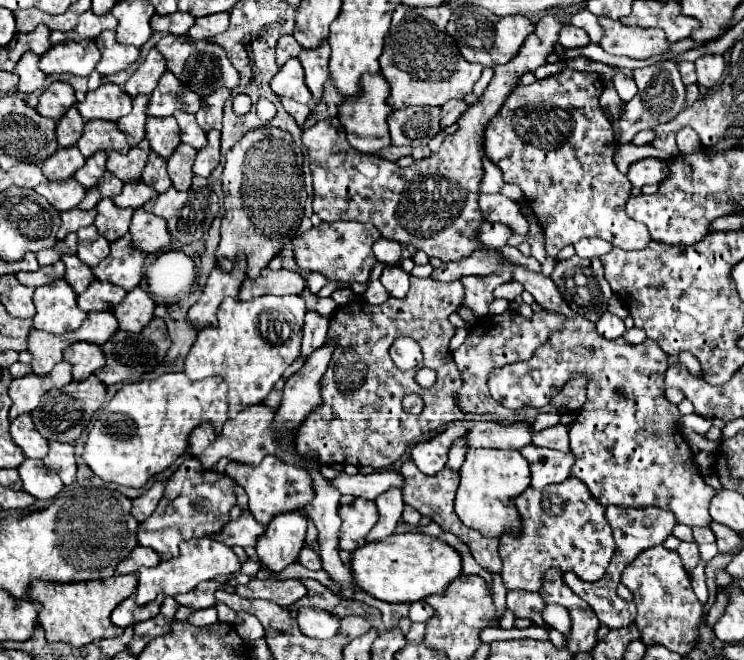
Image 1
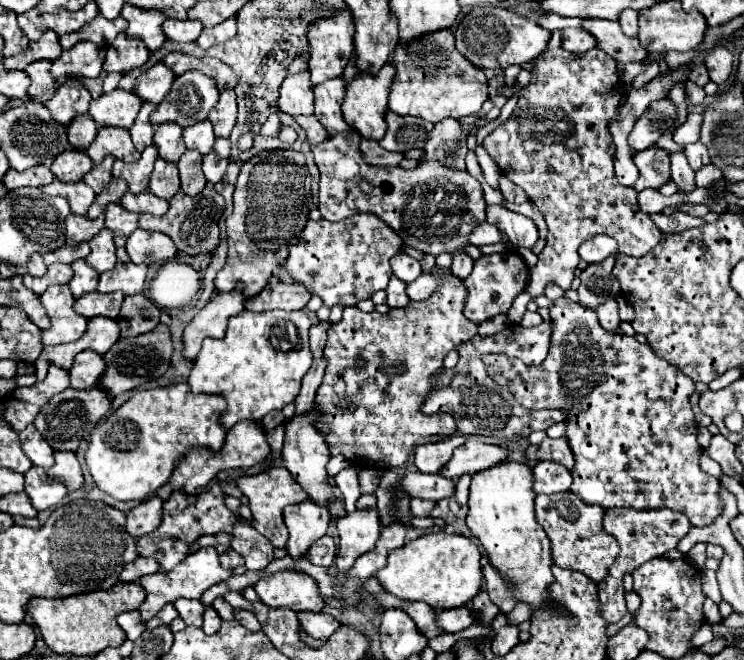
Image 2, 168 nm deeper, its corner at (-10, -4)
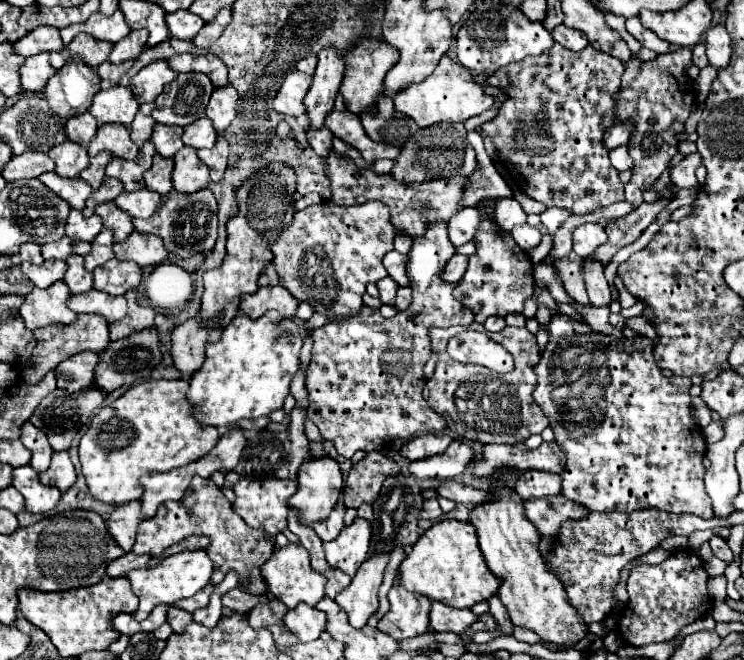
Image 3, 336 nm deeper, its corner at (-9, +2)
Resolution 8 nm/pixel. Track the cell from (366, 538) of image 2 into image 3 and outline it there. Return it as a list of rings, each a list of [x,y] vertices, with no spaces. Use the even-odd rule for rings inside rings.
[[[355,519],[353,525],[345,527],[337,539],[323,543],[325,559],[333,569],[339,569],[353,577],[359,565],[369,555],[371,541],[371,525],[365,519]]]

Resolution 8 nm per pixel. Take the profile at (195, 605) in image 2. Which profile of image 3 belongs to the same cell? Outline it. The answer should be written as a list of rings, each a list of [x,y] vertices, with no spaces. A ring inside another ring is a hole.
[[[169,607],[169,613],[167,613],[167,623],[171,625],[173,633],[183,633],[185,627],[193,621],[191,613],[183,611],[183,609],[177,609],[177,607]]]

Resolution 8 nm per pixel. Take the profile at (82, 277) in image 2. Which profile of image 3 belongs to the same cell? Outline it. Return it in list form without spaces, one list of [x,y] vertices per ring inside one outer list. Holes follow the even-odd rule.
[[[71,255],[67,259],[67,271],[65,271],[63,281],[67,283],[67,287],[71,289],[73,295],[93,289],[93,275],[83,267],[81,255]]]

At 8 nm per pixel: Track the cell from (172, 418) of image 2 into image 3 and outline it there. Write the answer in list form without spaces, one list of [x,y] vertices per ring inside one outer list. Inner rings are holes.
[[[177,379],[177,381],[145,381],[139,383],[131,389],[127,389],[117,401],[113,401],[107,407],[101,407],[89,421],[89,429],[79,441],[79,461],[81,461],[81,471],[85,477],[85,483],[89,487],[89,493],[109,505],[125,505],[129,501],[135,501],[143,493],[143,485],[139,483],[141,475],[153,473],[153,471],[171,471],[177,467],[183,467],[191,461],[201,459],[207,455],[219,441],[219,433],[215,427],[203,427],[199,425],[189,409],[191,403],[187,401],[187,389],[189,381]]]

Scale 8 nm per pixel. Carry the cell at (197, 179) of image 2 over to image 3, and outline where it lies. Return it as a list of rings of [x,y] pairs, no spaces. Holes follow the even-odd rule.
[[[181,147],[179,153],[173,157],[175,167],[171,173],[171,185],[177,193],[195,193],[209,183],[209,169],[199,161],[193,147]]]

